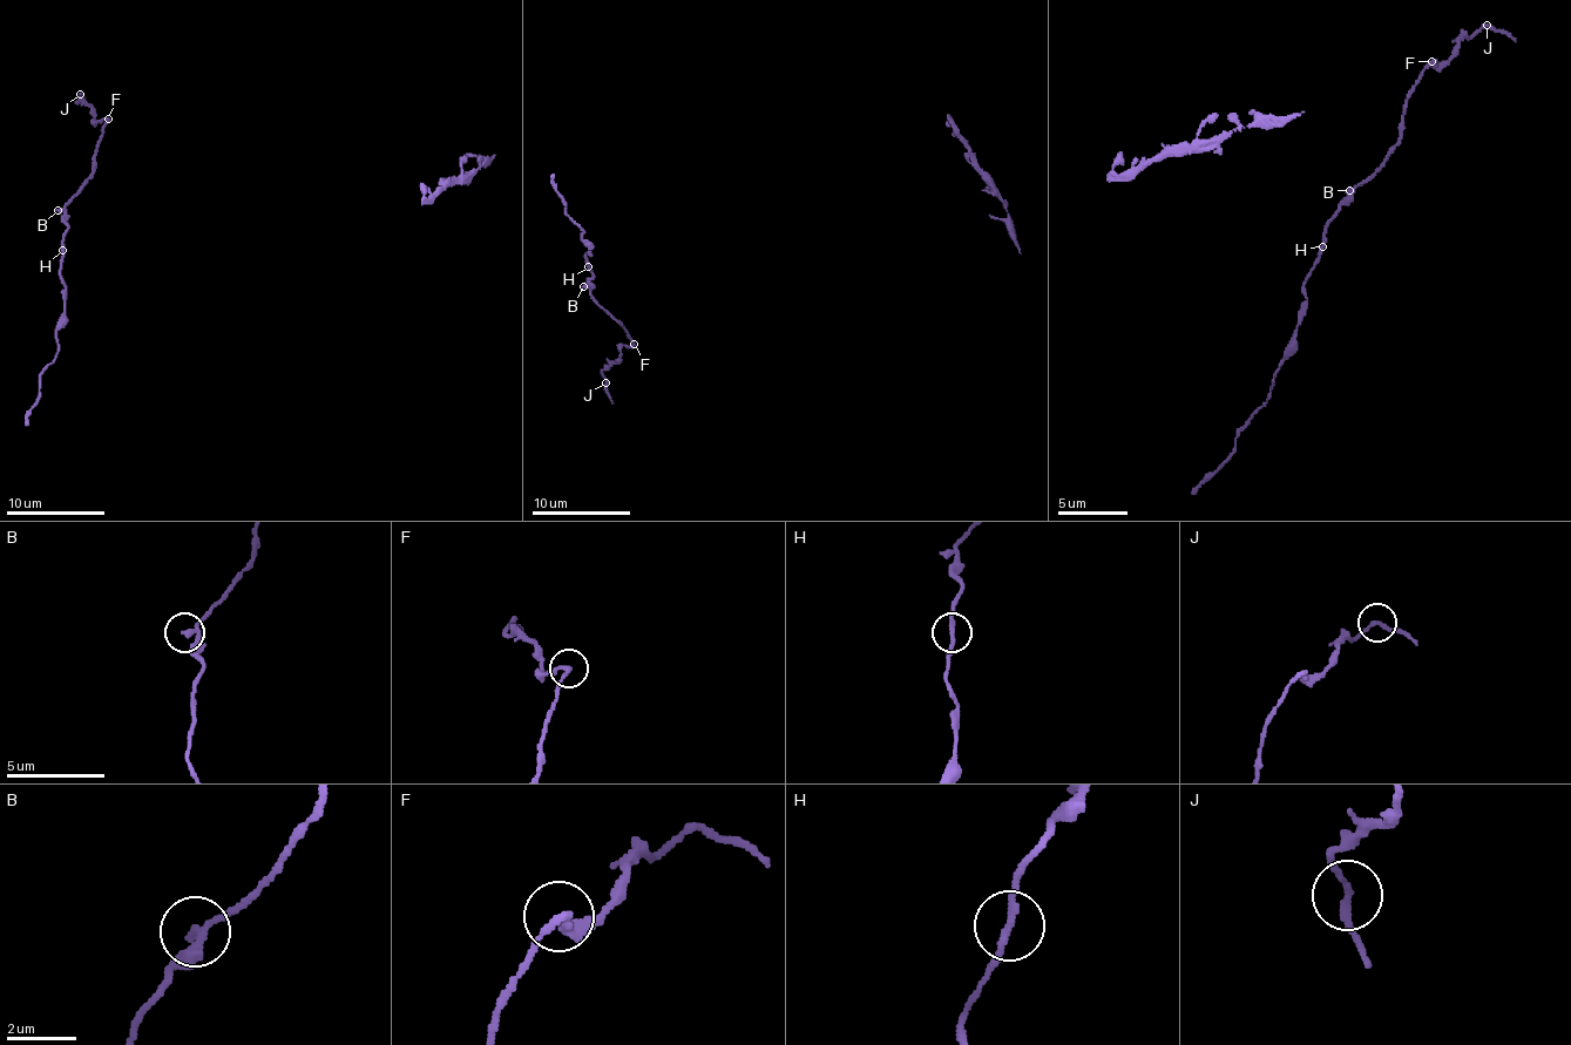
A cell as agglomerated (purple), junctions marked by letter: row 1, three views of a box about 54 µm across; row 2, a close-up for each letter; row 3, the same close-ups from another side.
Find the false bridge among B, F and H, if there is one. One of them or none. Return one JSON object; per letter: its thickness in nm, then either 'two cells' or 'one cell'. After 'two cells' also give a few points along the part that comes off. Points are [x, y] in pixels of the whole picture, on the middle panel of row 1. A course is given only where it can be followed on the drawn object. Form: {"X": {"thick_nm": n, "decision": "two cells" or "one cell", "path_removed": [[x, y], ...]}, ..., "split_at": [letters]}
{"B": {"thick_nm": 200, "decision": "one cell"}, "F": {"thick_nm": 190, "decision": "two cells", "path_removed": [[634, 343], [621, 347], [618, 358], [603, 373], [611, 402]]}, "H": {"thick_nm": 180, "decision": "one cell"}, "split_at": ["F"]}

